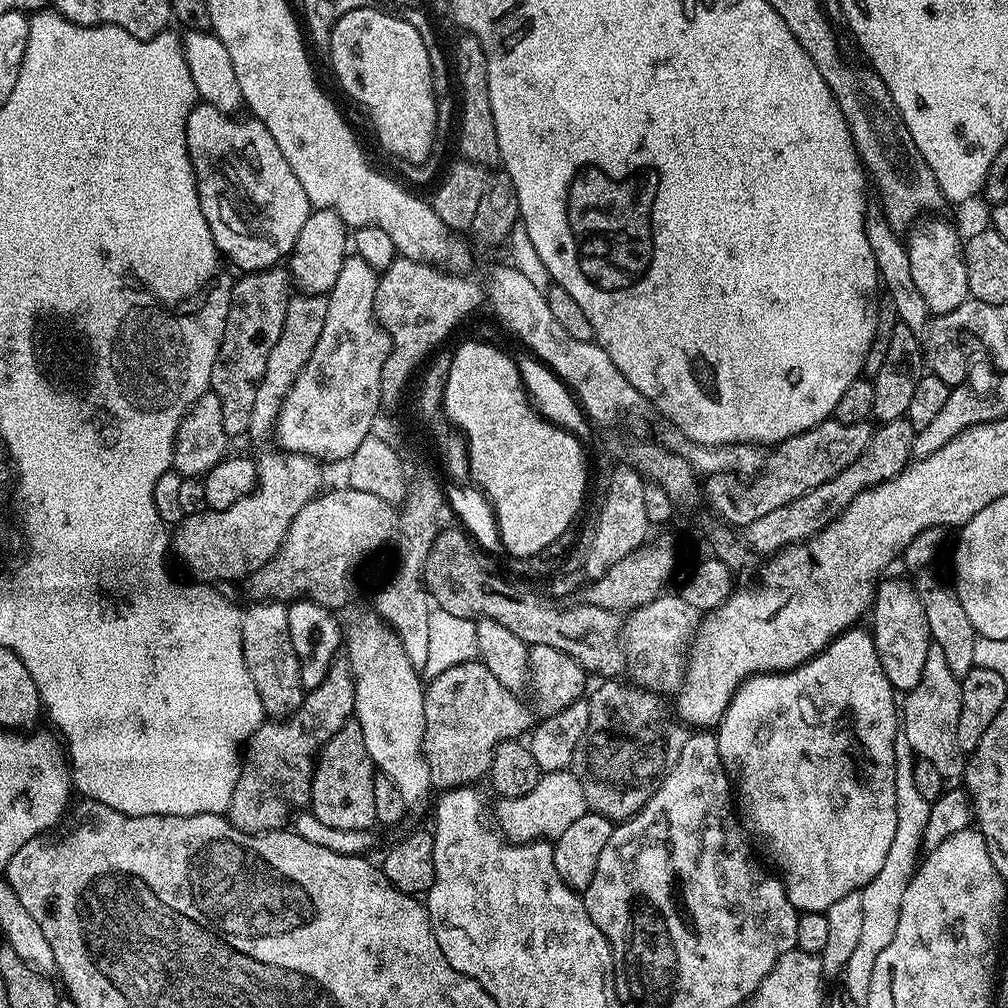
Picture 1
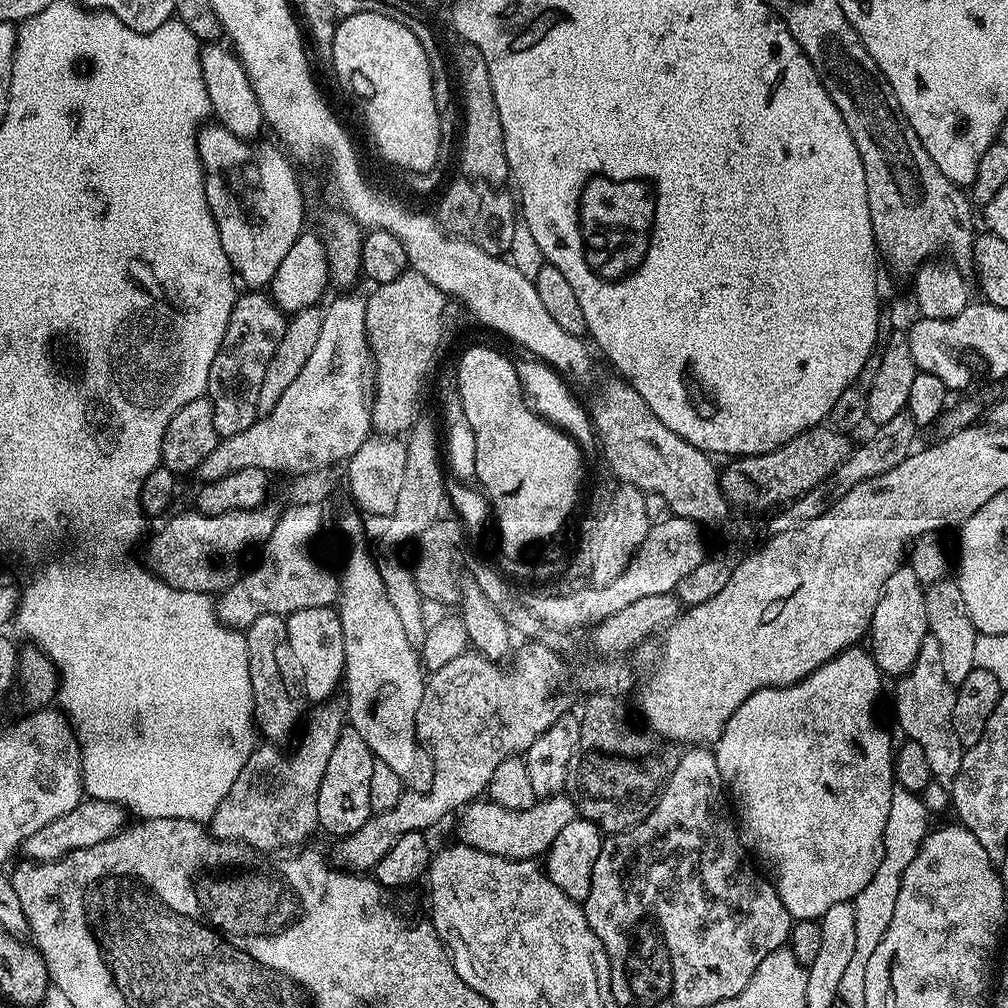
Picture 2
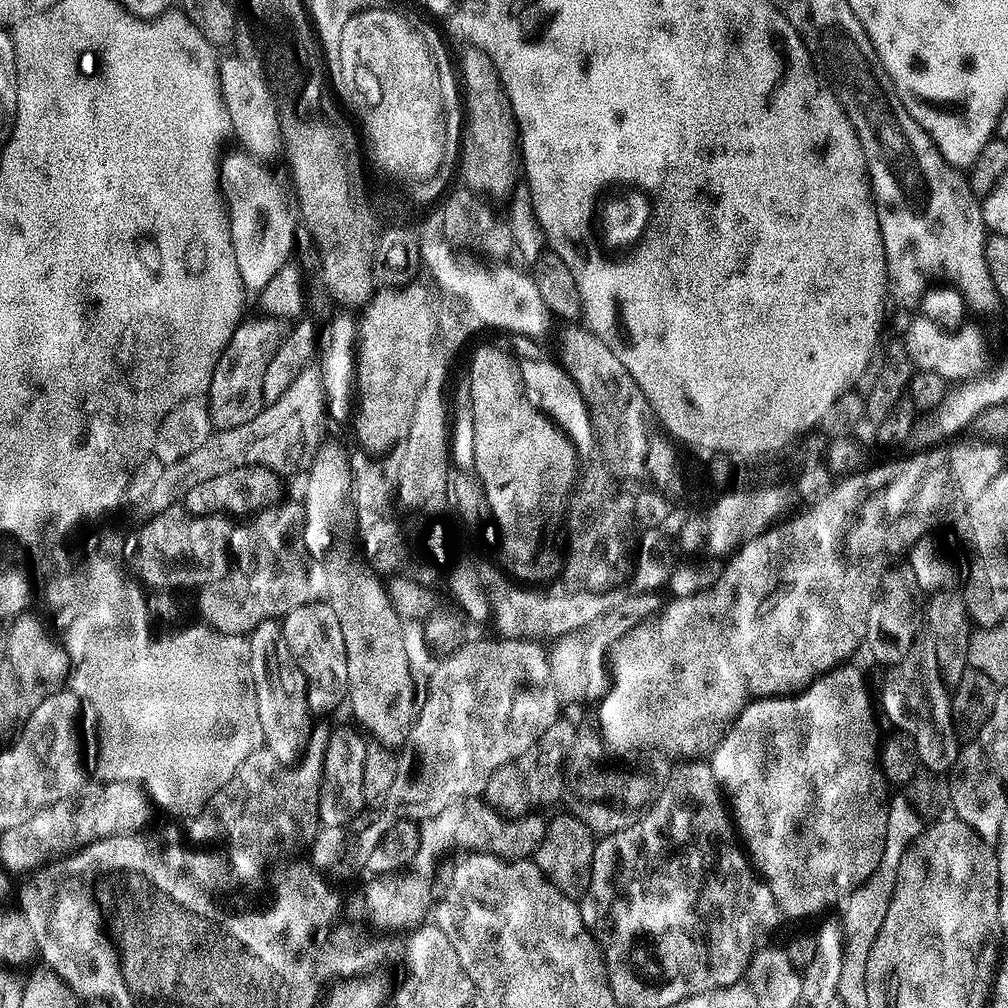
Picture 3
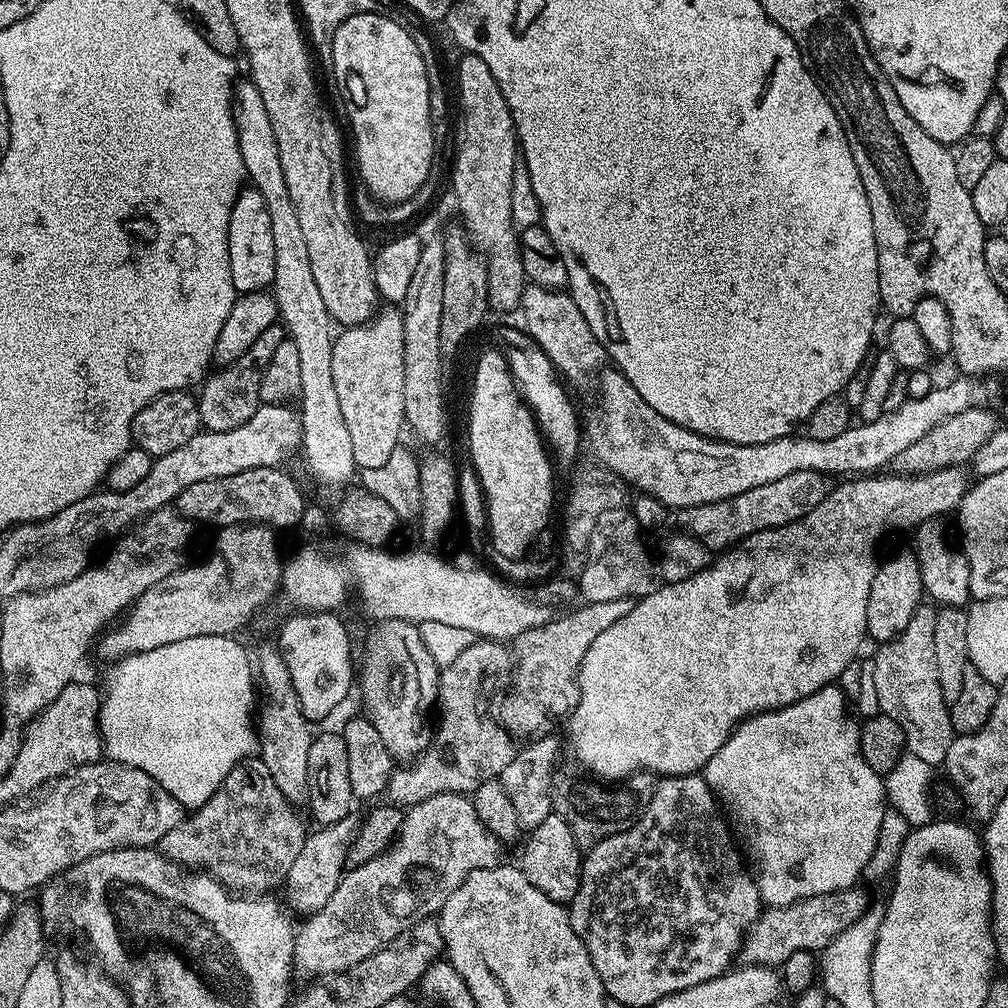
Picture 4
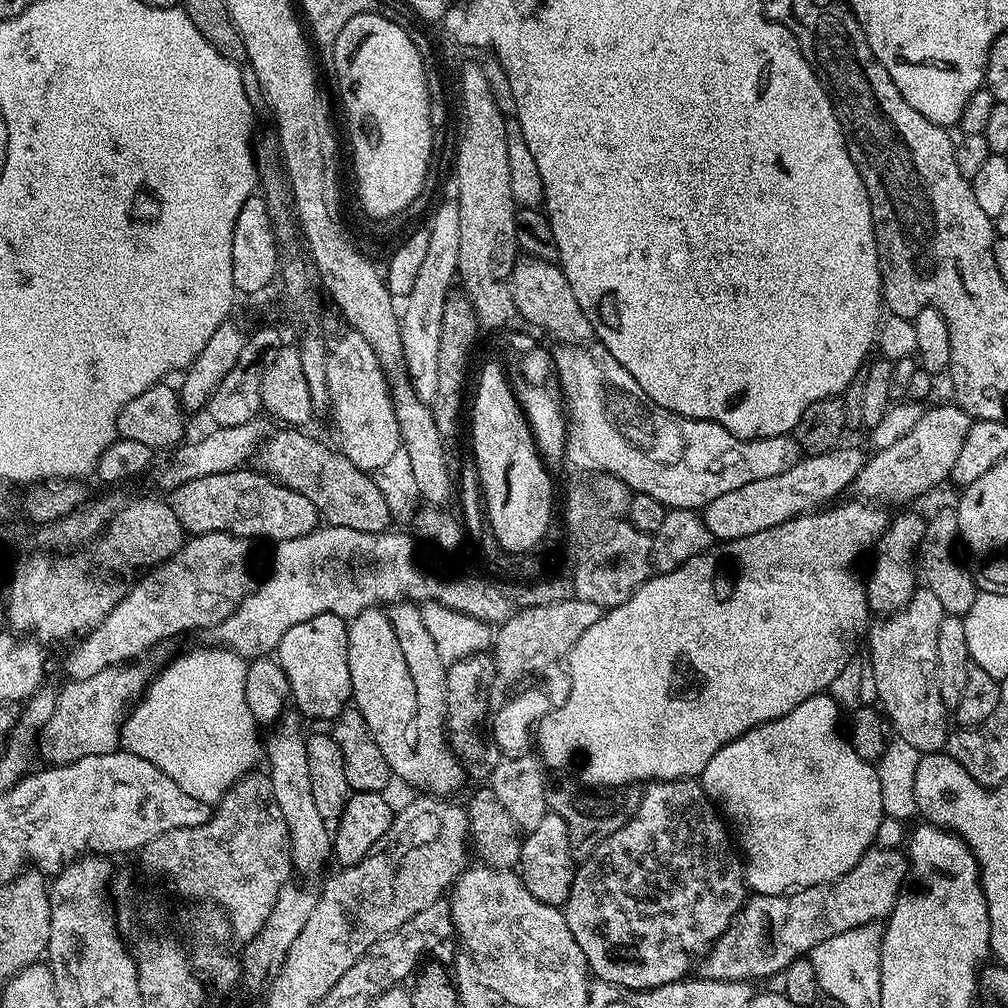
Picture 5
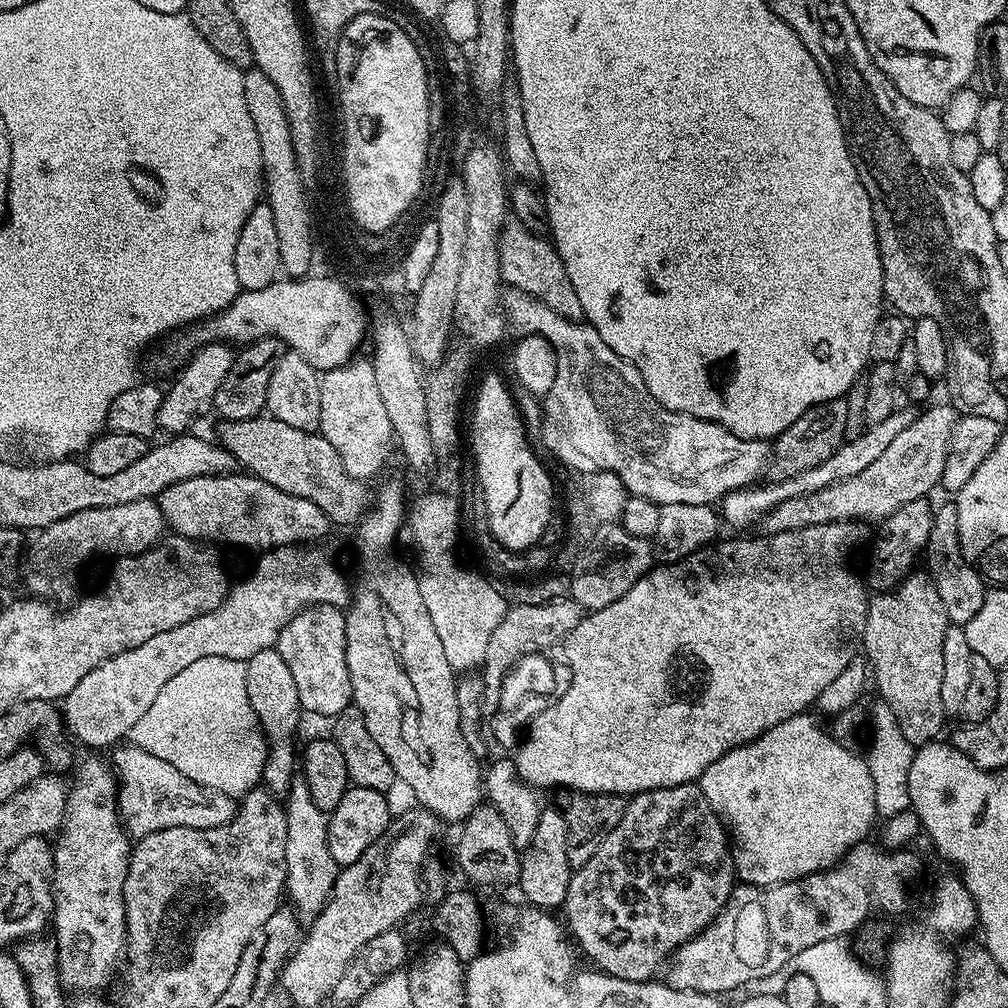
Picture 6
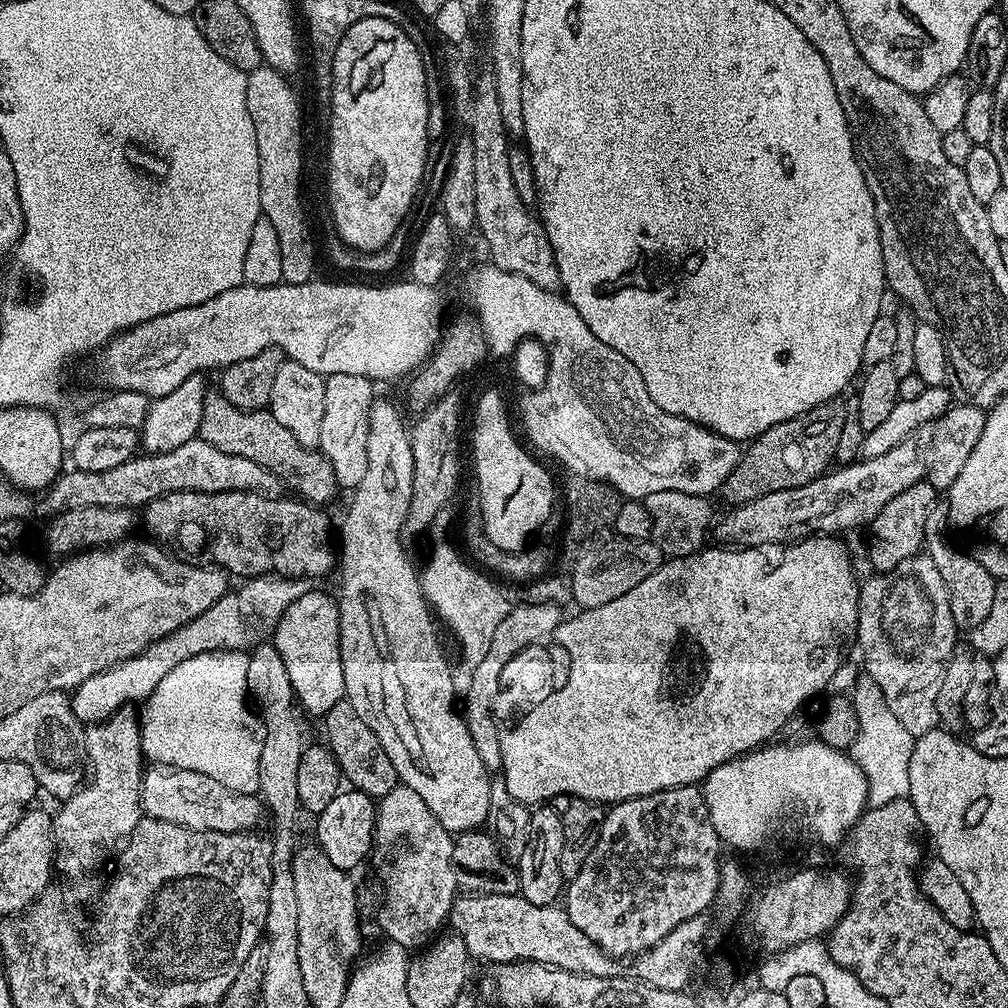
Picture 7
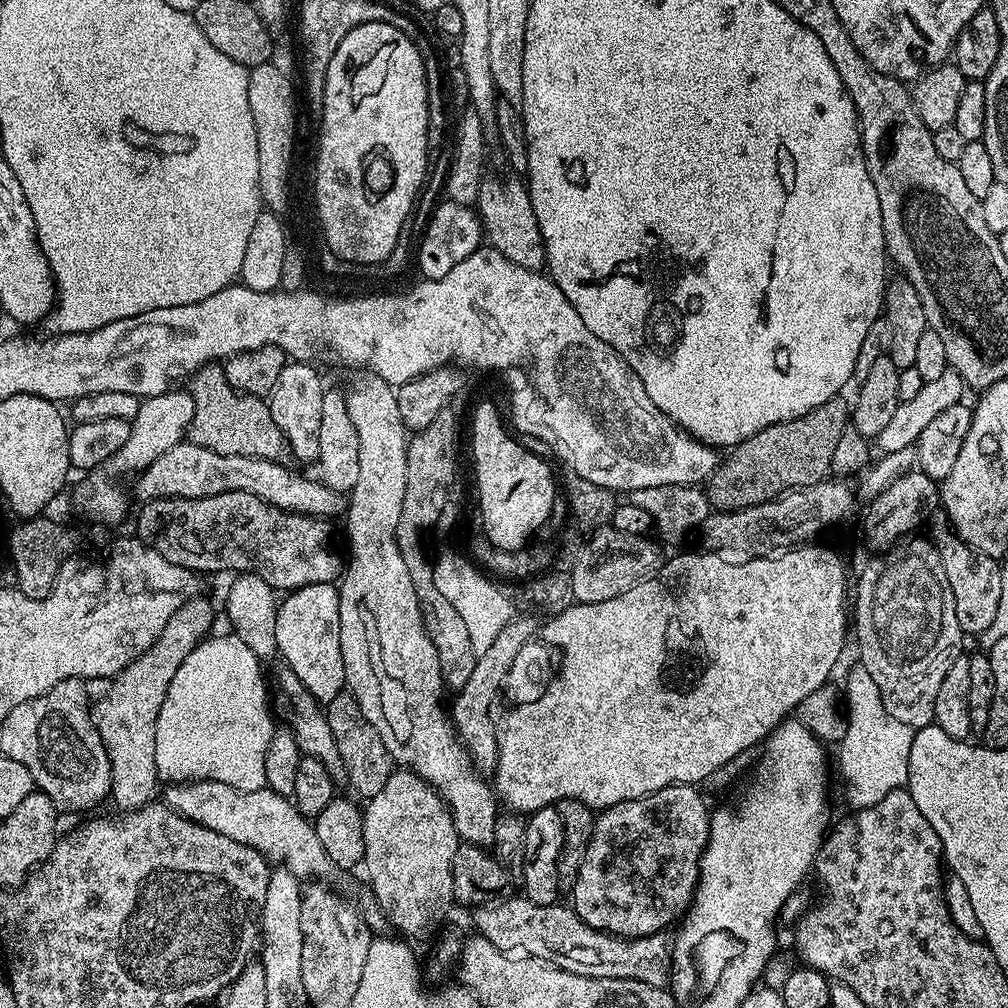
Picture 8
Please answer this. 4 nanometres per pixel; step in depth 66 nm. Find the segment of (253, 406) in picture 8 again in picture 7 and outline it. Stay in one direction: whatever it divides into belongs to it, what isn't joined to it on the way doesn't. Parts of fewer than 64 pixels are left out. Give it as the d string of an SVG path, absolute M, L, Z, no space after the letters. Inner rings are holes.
M219 390L209 391L204 400L199 439L210 442L210 446L222 450L222 454L238 454L242 458L250 458L250 462L258 462L258 466L275 474L283 487L285 484L293 488L297 497L317 506L327 505L327 500L334 499L338 493L334 470L319 450L302 446L286 426L279 424L272 412L242 410L226 402Z

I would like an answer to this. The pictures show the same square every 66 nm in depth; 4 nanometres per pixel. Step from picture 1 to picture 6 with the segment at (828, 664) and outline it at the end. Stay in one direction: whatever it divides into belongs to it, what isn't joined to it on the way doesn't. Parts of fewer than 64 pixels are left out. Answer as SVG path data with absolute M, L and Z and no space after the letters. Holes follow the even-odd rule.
M801 714L790 718L786 722L778 722L778 726L766 730L763 736L759 736L756 740L751 740L748 744L743 744L726 754L722 754L722 758L718 758L718 762L706 766L706 770L700 775L698 783L702 794L706 794L706 802L710 802L710 806L716 811L716 815L723 822L730 837L732 862L739 879L745 884L756 884L758 888L774 887L775 884L802 879L803 876L826 871L828 868L834 867L843 860L853 846L869 835L867 832L871 830L872 823L878 820L874 796L874 779L871 778L867 759L845 746L840 746L839 742L832 737L829 729L824 724L823 726L820 725L812 717L812 714Z

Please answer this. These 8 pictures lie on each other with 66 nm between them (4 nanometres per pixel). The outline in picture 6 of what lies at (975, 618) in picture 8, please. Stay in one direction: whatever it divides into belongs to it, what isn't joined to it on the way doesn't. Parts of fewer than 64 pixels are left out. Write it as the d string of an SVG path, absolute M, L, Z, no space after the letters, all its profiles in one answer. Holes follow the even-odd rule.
M948 502L941 508L935 509L932 517L932 529L926 549L928 568L934 586L938 590L938 598L942 598L942 606L946 606L946 614L953 625L963 626L970 622L978 610L982 610L982 602L986 591L986 581L967 560L961 558L957 552L958 537L956 523L958 514L955 503Z

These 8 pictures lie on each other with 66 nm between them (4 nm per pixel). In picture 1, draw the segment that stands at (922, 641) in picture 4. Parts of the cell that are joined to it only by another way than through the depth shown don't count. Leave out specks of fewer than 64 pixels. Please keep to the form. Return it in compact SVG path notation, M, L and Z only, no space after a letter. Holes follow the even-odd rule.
M932 644L926 650L926 663L922 666L922 682L914 686L902 700L902 736L909 748L921 760L927 760L945 781L963 777L965 753L960 751L956 731L958 714L962 710L960 680L950 670L942 646Z

